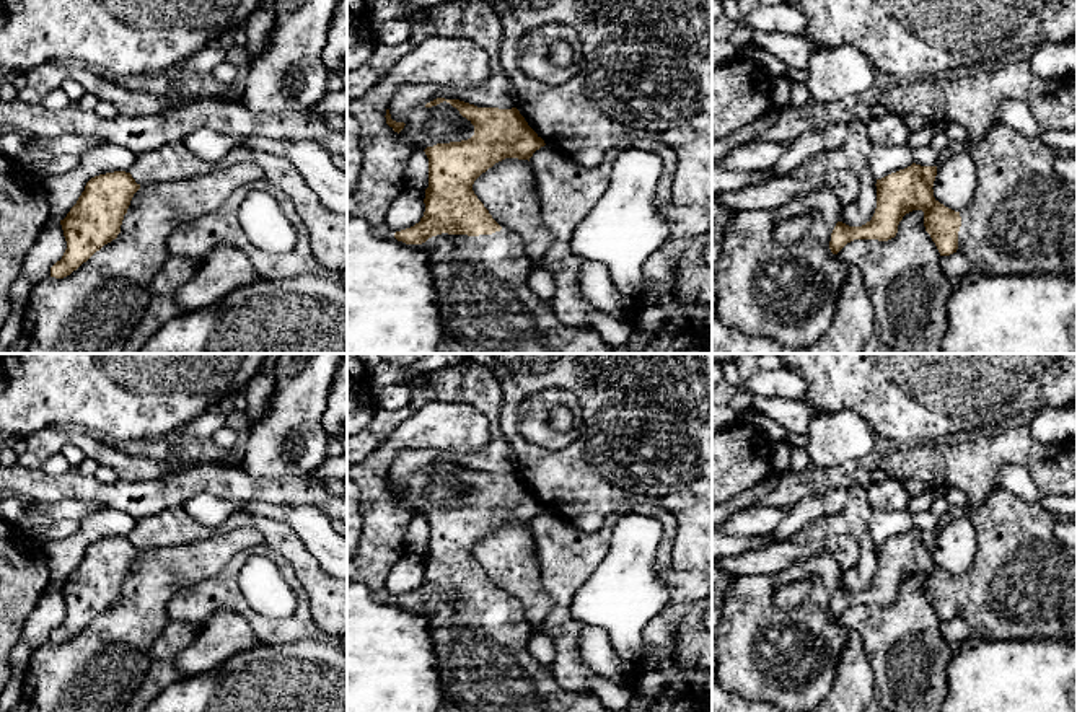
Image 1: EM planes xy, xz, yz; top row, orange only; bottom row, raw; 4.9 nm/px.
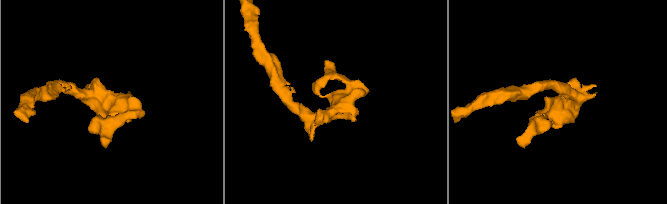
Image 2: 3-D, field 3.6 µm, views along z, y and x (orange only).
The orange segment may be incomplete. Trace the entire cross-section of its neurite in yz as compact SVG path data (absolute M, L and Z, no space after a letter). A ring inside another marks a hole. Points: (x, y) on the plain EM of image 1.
M996 487L991 497L969 512L978 552L973 565L955 577L934 562L937 531L911 531L877 544L877 574L870 587L849 591L837 587L829 614L837 619L854 604L888 606L896 601L903 582L924 577L924 591L940 621L963 619L974 635L987 640L1054 639L1077 644L1077 551L1056 534L1057 518L1040 505Z

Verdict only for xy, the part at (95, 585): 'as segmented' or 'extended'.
as segmented

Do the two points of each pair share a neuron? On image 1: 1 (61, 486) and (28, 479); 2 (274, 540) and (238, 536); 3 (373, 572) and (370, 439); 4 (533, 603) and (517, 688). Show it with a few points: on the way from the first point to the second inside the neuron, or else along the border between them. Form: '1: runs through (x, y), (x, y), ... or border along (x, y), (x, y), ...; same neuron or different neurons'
1: runs through (52, 486), (36, 486); same neuron
2: border along (225, 533), (251, 525), (264, 541); different neurons
3: border along (396, 426), (364, 460); different neurons
4: border along (507, 592), (522, 605), (533, 629); different neurons

